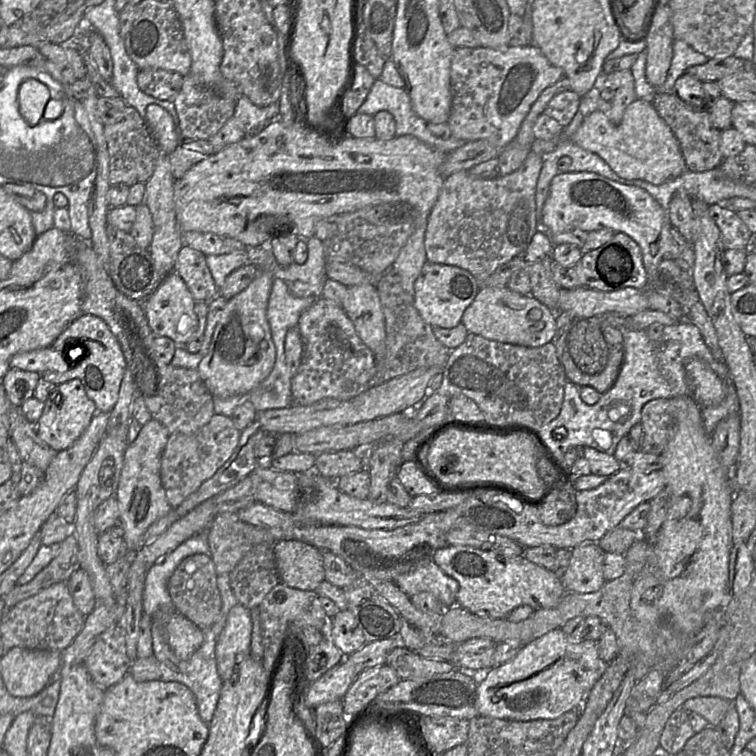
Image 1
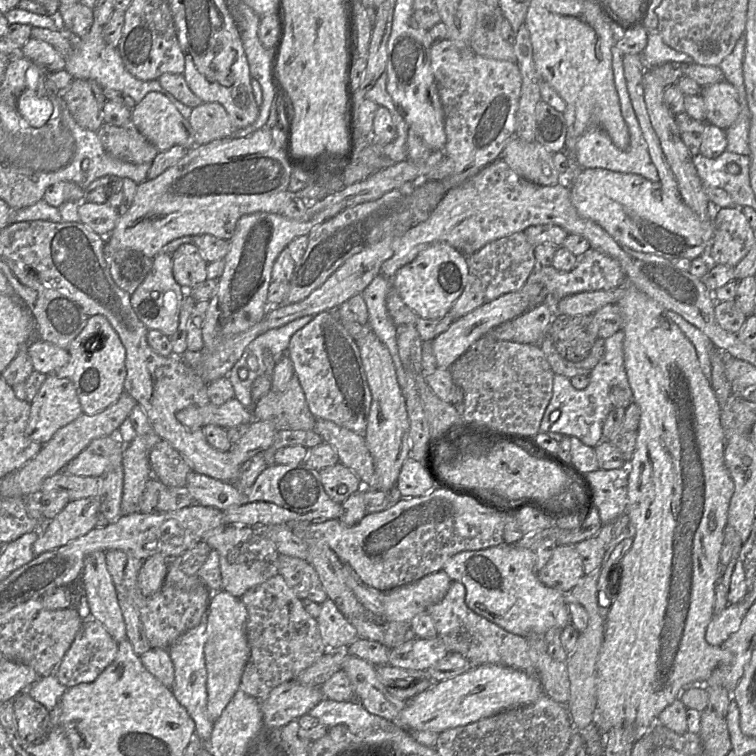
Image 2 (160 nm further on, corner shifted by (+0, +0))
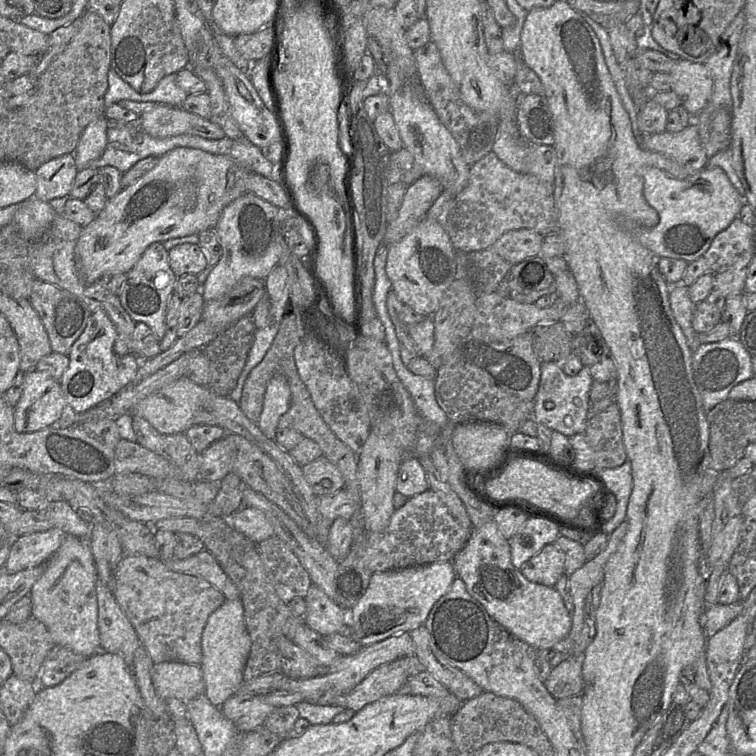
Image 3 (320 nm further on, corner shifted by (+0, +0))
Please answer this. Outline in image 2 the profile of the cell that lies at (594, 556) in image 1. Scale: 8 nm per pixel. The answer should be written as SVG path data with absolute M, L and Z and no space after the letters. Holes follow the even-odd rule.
M557 545L551 558L536 571L546 586L568 594L584 576L583 563L574 545Z

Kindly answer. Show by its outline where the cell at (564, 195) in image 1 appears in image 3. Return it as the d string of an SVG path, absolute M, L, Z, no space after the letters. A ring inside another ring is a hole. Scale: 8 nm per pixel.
M650 167L645 170L643 179L644 198L647 204L657 212L658 223L652 228L636 230L634 234L644 247L658 257L683 259L688 263L701 257L710 247L714 237L738 217L741 207L746 203L724 170L719 167L704 167L685 179L674 178L656 167Z

